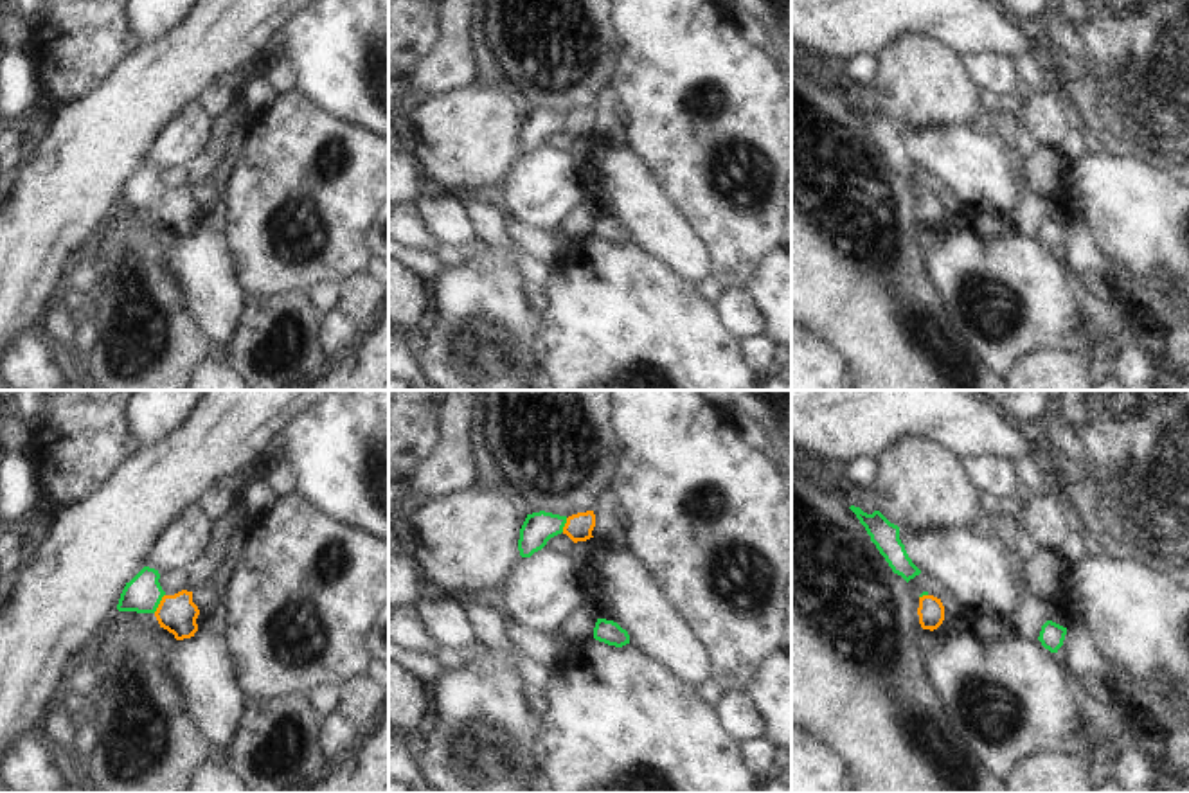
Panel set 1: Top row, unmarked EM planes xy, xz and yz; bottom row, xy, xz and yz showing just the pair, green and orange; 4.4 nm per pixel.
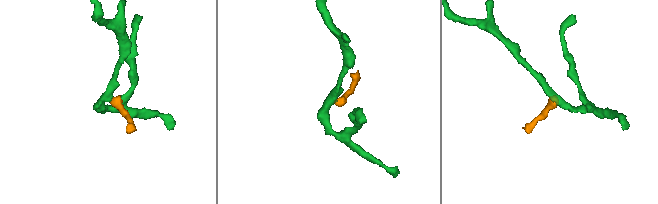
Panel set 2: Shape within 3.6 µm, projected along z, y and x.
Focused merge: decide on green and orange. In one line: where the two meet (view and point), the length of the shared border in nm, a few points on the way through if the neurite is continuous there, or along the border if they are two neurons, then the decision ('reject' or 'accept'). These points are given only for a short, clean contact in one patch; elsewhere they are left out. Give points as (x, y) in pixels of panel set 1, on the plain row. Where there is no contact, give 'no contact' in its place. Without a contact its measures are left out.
meets green in xy at (159, 200); contact 100 nm long; runs through xy (143, 191), (159, 200), (177, 211); accept

